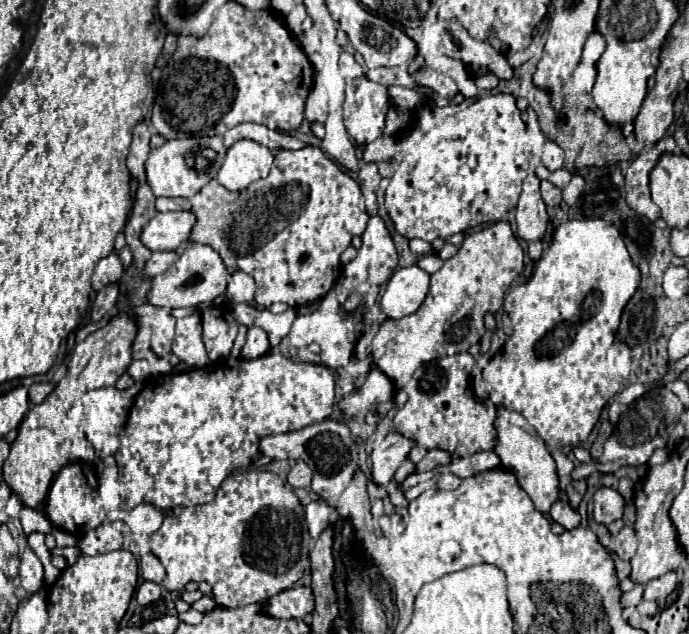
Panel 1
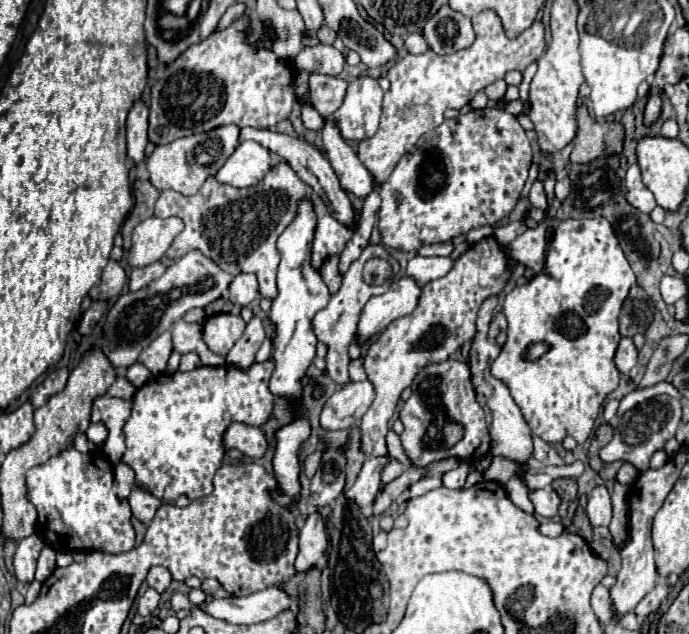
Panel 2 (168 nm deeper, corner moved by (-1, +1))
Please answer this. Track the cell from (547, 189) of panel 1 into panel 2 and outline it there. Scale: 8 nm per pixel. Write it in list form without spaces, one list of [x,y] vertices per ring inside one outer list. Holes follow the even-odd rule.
[[[535,181],[529,193],[529,201],[535,209],[545,209],[547,207],[547,199],[545,199],[545,191],[543,191],[543,183]]]

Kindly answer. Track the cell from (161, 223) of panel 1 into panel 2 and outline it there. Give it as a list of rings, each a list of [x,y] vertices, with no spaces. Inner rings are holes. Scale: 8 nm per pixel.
[[[149,217],[141,221],[133,231],[133,245],[127,257],[129,267],[147,267],[149,263],[163,259],[165,251],[181,231],[183,221],[179,217]]]

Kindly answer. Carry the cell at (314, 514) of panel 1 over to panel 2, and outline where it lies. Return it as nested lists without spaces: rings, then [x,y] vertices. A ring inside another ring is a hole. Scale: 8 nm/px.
[[[313,513],[307,517],[303,529],[299,531],[299,555],[295,559],[297,573],[307,573],[309,569],[317,567],[319,559],[327,551],[327,531],[325,523],[319,513]]]

